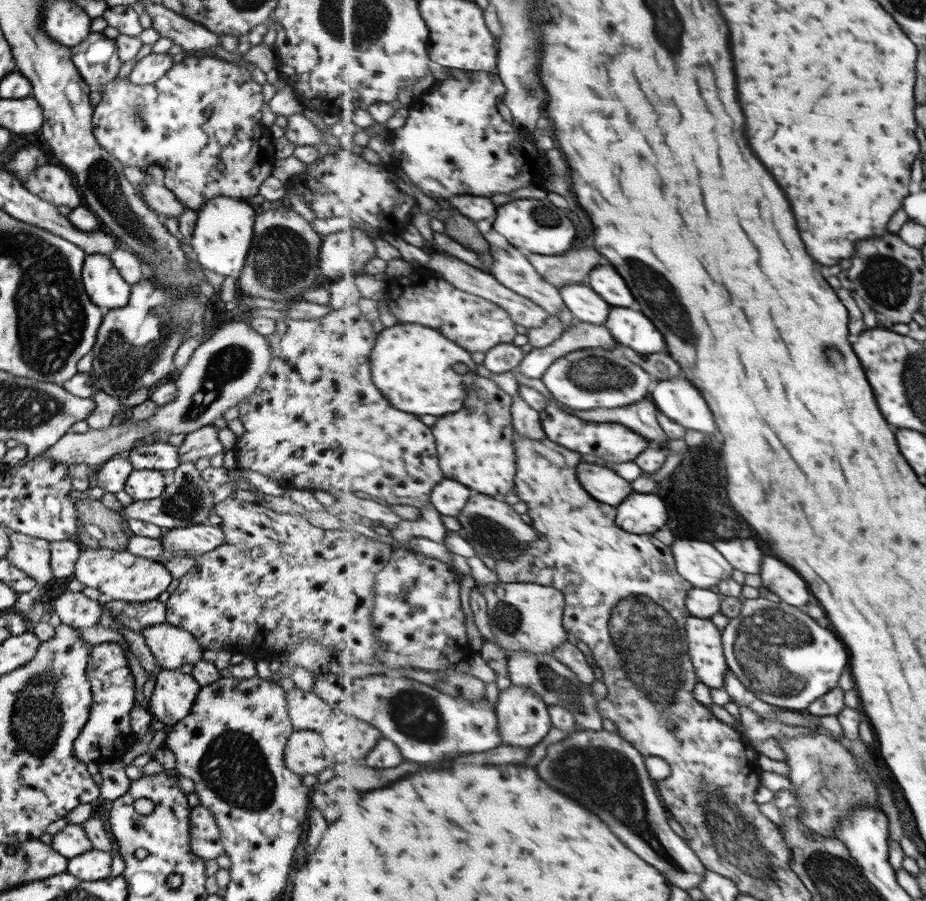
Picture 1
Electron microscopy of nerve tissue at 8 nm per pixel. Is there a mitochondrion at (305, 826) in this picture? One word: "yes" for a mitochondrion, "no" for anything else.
no

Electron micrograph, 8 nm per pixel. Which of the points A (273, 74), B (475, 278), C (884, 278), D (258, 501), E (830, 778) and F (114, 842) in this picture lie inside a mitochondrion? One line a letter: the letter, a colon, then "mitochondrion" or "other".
A: other
B: other
C: mitochondrion
D: other
E: mitochondrion
F: other

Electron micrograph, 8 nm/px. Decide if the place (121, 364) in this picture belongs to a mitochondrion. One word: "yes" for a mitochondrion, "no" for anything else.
yes

